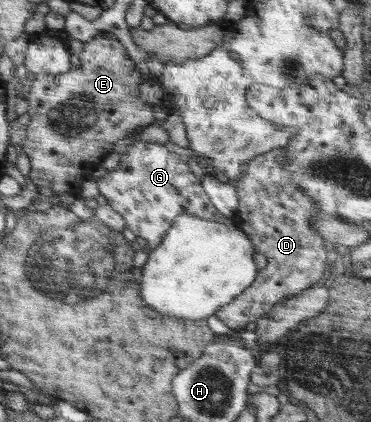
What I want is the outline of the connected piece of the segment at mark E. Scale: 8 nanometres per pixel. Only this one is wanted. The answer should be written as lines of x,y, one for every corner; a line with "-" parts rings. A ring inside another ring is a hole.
101,32
85,40
78,58
78,67
69,74
33,76
32,88
25,94
29,103
26,113
30,116
27,138
18,147
30,159
32,183
57,194
68,192
77,196
81,182
100,166
99,158
107,146
111,148
113,142
155,120
155,107
148,105
139,93
142,74
115,34

